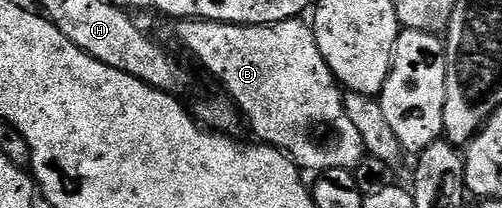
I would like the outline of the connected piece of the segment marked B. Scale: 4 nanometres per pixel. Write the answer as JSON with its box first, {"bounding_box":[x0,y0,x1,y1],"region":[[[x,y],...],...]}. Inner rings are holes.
{"bounding_box":[177,18,364,173],"region":[[[301,18],[289,19],[288,21],[280,21],[269,27],[237,27],[231,23],[209,23],[206,19],[192,19],[182,21],[177,24],[178,39],[202,62],[202,67],[214,79],[222,82],[222,87],[238,102],[240,110],[246,114],[246,119],[250,122],[250,127],[254,130],[254,135],[259,144],[277,147],[279,151],[289,153],[294,162],[298,164],[303,172],[321,173],[328,169],[344,169],[345,171],[353,171],[359,162],[363,159],[364,152],[362,150],[362,142],[360,141],[360,133],[356,133],[356,125],[352,125],[352,121],[348,121],[348,113],[346,112],[346,101],[344,98],[343,88],[340,86],[334,74],[328,69],[328,65],[324,61],[324,57],[320,53],[320,49],[316,45],[316,37],[314,36],[314,28],[309,22],[303,21]],[[314,127],[331,127],[334,130],[334,143],[325,143],[322,139],[314,136]]]}

